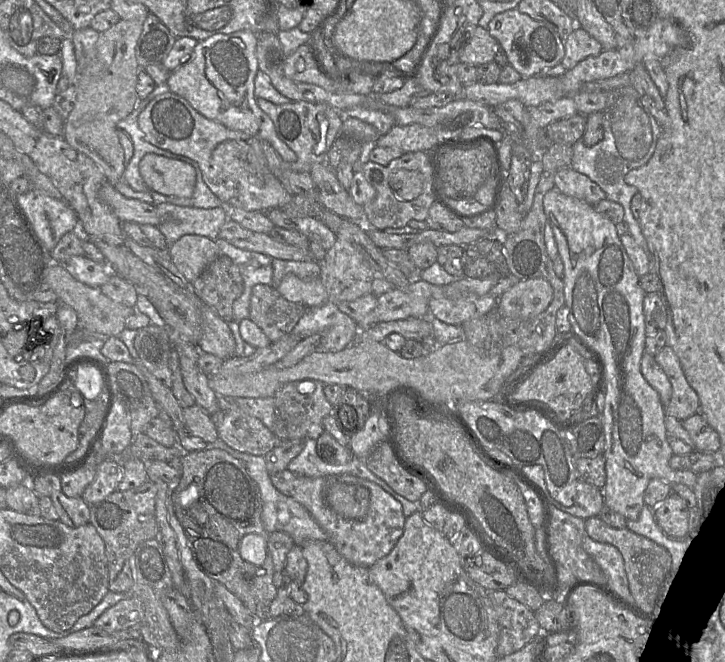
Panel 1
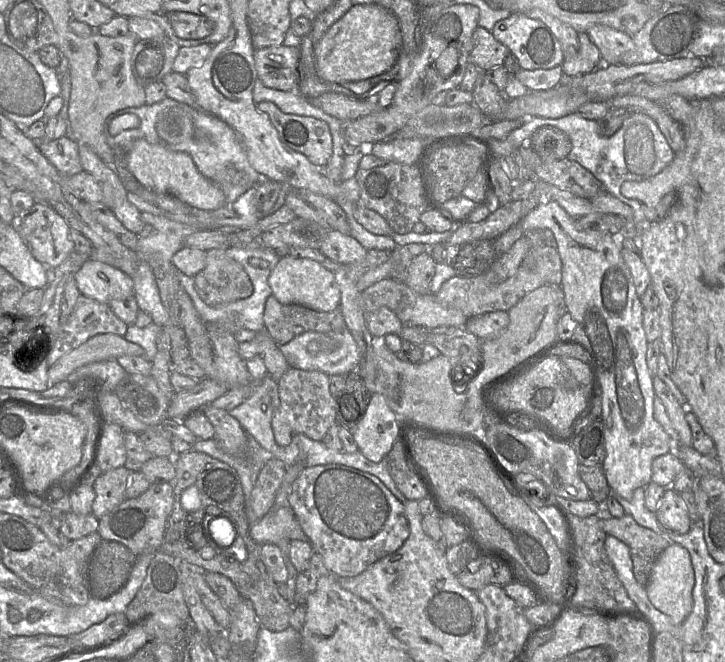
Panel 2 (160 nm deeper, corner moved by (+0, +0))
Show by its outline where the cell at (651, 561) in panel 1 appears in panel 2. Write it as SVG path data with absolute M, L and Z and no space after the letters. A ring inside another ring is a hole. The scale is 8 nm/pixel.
M601 514L602 528L606 534L616 537L629 547L634 576L645 587L657 557L673 542L663 534L640 526L629 514L619 518Z

